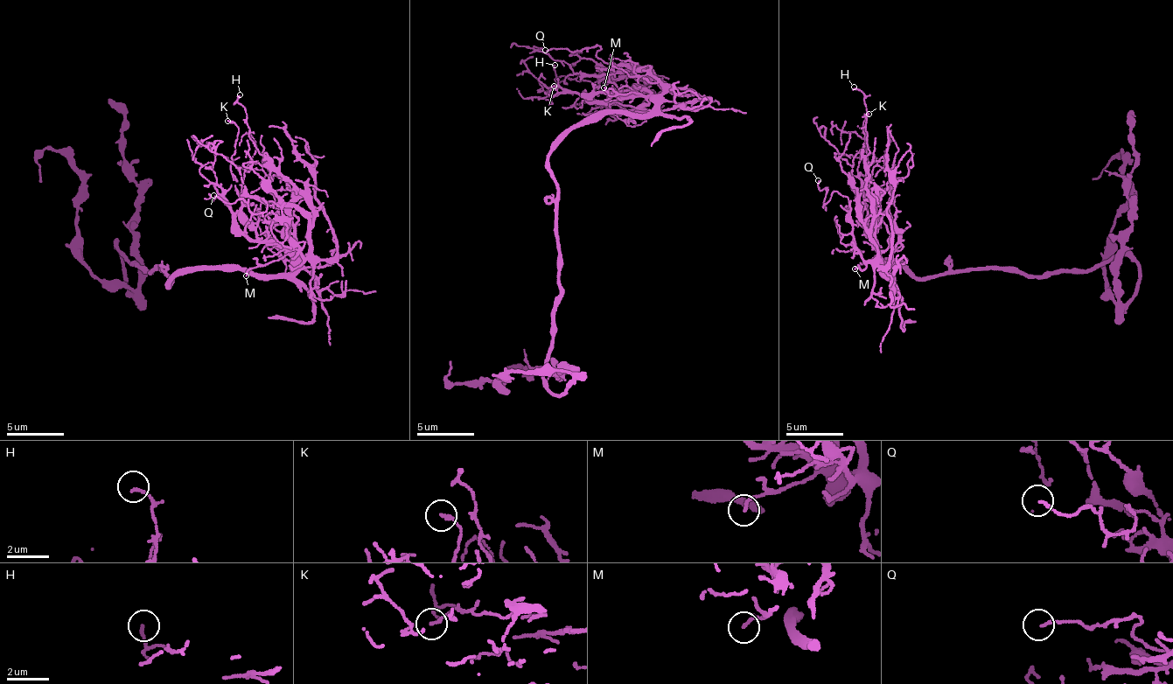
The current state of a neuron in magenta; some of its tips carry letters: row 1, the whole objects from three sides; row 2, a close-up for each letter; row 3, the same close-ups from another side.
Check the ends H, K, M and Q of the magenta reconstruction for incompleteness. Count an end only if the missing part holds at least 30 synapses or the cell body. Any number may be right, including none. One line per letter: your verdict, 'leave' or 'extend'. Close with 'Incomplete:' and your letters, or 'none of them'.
H: leave
K: leave
M: leave
Q: leave
Incomplete: none of them

